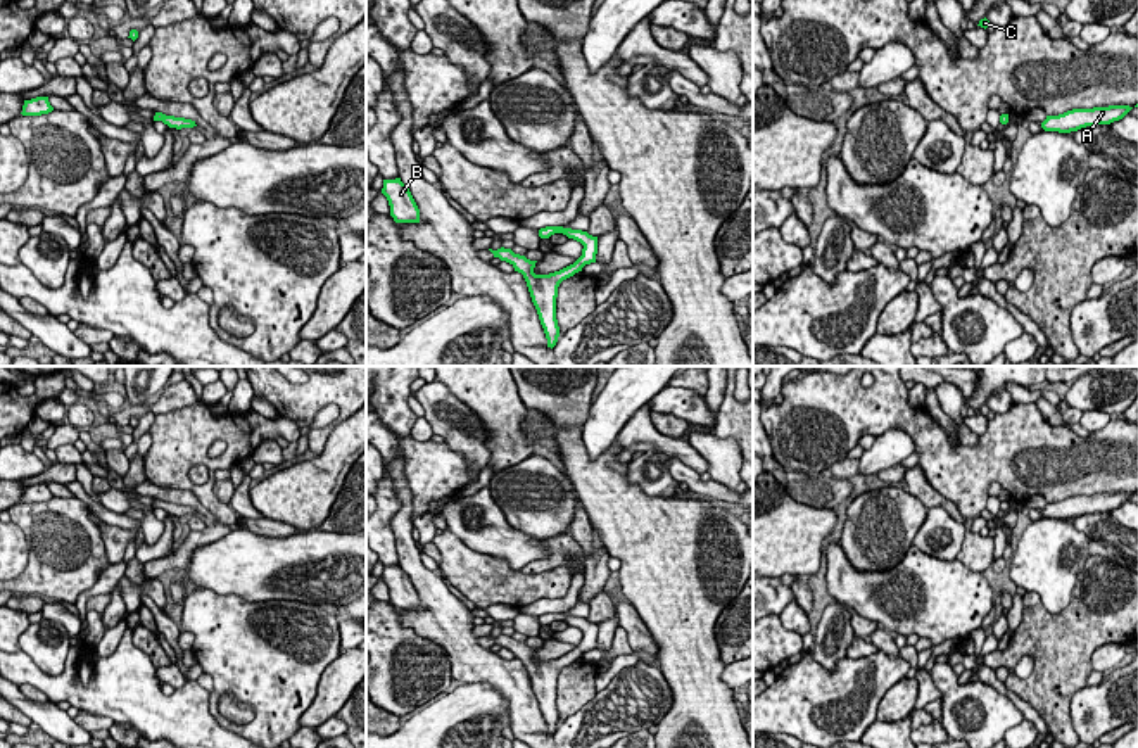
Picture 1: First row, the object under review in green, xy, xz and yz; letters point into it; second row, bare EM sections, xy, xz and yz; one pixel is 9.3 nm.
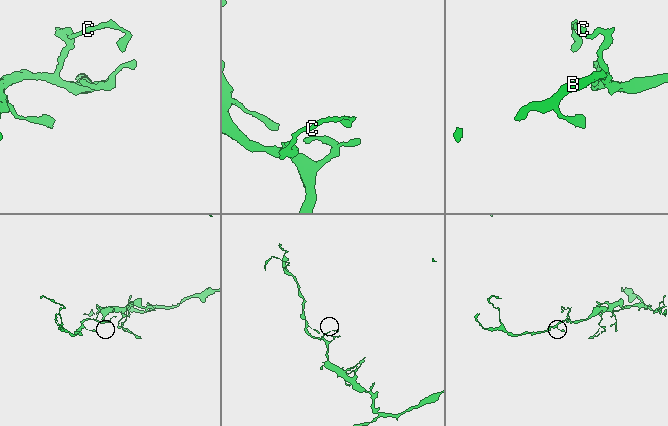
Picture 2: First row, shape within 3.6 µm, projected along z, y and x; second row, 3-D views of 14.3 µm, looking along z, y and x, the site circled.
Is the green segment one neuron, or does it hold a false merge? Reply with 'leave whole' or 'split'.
leave whole

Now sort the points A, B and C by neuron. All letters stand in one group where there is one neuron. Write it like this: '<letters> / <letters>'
A B C

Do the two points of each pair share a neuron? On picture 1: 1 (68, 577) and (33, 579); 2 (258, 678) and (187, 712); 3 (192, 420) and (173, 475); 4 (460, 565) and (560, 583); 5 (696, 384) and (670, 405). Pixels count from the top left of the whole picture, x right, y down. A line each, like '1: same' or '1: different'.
1: same
2: different
3: same
4: same
5: different

